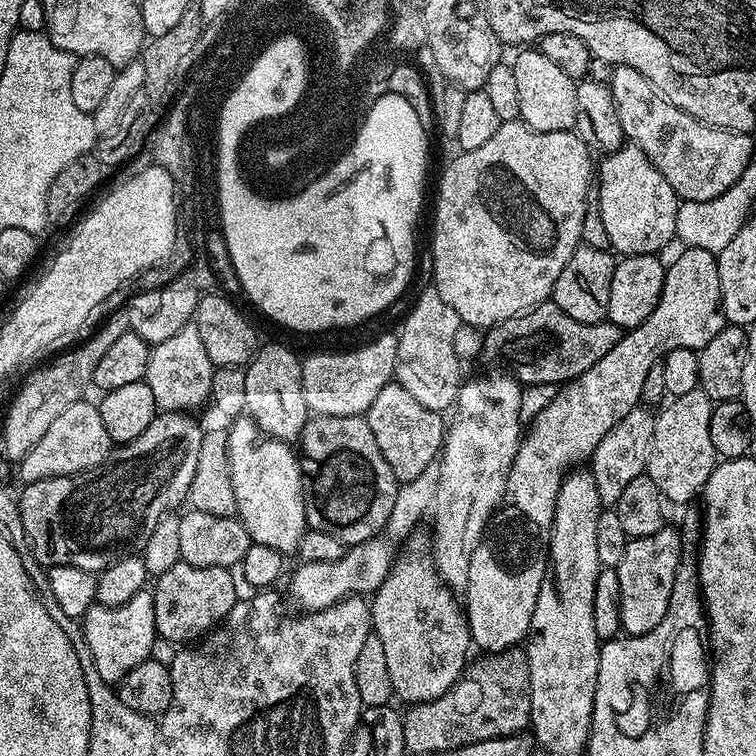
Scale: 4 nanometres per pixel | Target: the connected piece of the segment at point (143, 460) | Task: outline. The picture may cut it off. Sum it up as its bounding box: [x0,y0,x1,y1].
[18,412,205,574]

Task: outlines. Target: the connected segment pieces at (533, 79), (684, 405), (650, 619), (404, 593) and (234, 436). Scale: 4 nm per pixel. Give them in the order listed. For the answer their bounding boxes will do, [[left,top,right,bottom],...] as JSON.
[[511,46,578,132],[646,387,718,504],[618,527,682,636],[371,535,473,706],[227,414,308,554]]

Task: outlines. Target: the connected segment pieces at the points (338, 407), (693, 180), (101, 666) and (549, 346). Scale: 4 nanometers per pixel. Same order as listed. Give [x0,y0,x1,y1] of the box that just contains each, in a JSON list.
[[300,336,398,416],[611,65,753,202],[82,590,158,686],[483,302,621,386]]

